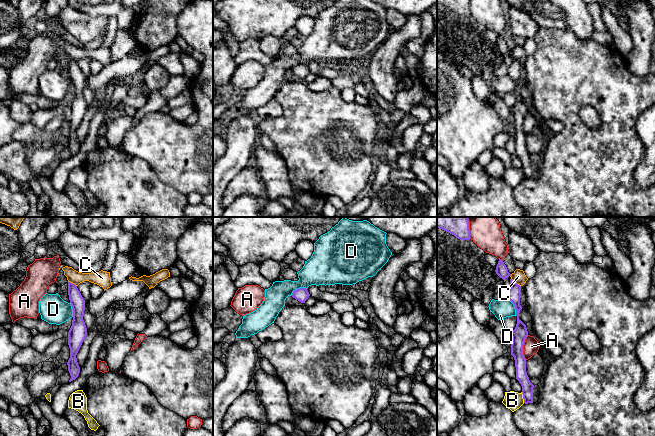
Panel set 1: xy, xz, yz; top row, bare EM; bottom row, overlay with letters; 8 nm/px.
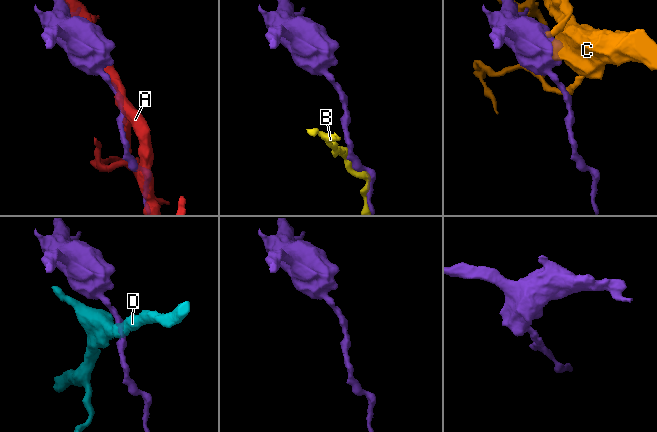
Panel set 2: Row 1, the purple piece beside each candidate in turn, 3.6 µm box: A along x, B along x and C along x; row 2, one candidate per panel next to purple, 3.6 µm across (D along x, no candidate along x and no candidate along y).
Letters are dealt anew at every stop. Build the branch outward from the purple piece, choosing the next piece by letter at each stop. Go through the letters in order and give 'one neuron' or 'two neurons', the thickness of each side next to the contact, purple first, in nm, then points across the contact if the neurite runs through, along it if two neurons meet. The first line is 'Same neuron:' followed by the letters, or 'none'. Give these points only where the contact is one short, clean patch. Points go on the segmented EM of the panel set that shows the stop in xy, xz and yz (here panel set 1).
Same neuron: none
A: two neurons; calibres 120 and 130 nm
B: two neurons; calibres 100 and 150 nm
C: two neurons; calibres 110 and 100 nm
D: two neurons; calibres 120 and 150 nm; border yz (506, 297), (513, 304), (516, 315)

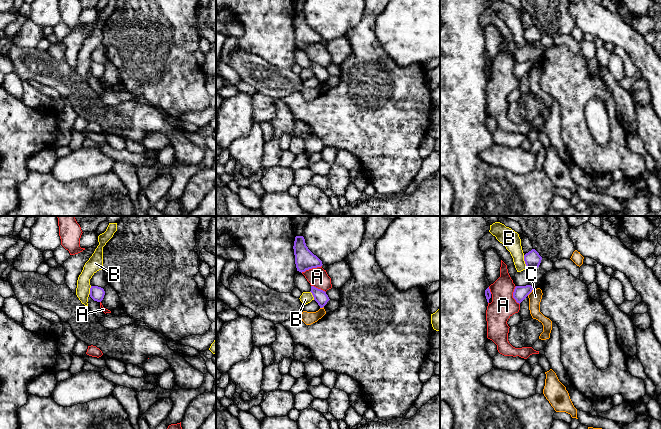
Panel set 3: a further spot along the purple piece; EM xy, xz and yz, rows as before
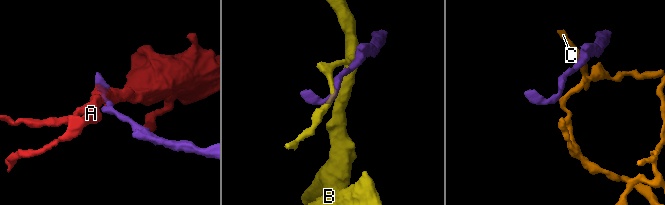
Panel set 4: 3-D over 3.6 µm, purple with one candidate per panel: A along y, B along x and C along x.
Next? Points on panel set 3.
Same neuron: none
A: two neurons; calibres 160 and 160 nm
B: two neurons; calibres 130 and 150 nm
C: two neurons; calibres 110 and 100 nm; border yz (533, 288), (527, 295)

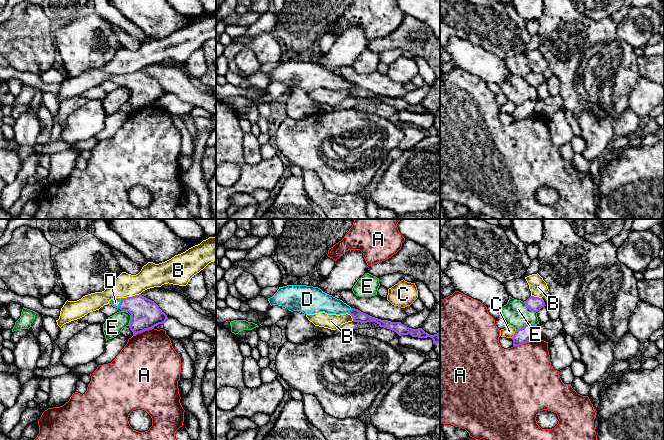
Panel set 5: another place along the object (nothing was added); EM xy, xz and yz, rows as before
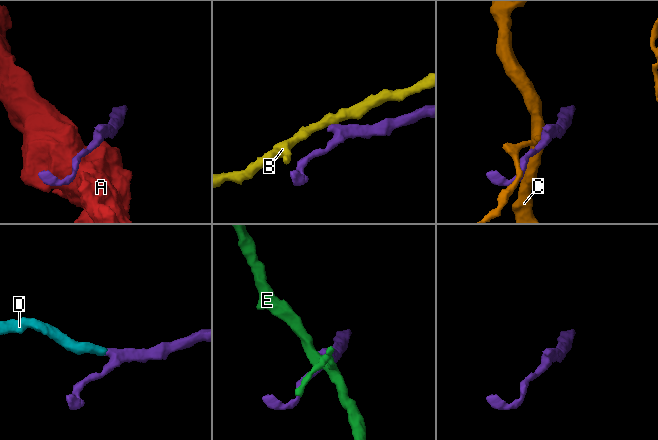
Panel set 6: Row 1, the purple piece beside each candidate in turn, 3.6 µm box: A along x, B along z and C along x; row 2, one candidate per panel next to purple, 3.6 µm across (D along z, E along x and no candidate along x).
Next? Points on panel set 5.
Same neuron: D
A: two neurons; calibres 130 and 480 nm
B: two neurons; calibres 240 and 190 nm; border xy (140, 293), (121, 298)
C: two neurons; calibres 130 and 90 nm
D: one neuron; calibres 240 and 70 nm; way xy (145, 314), (136, 305), (120, 303), (115, 302)
E: two neurons; calibres 130 and 200 nm; border yz (536, 324), (525, 324), (516, 330)

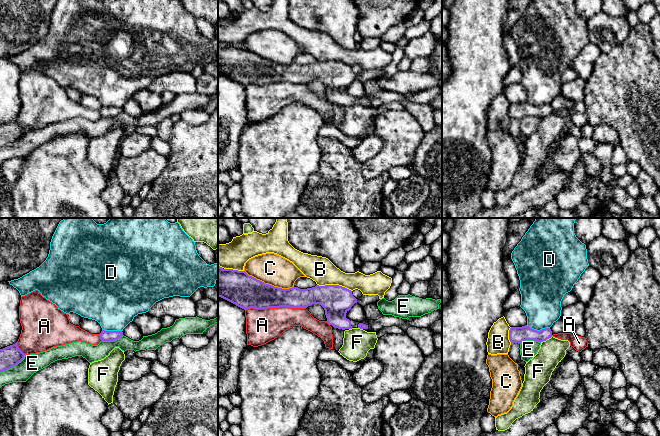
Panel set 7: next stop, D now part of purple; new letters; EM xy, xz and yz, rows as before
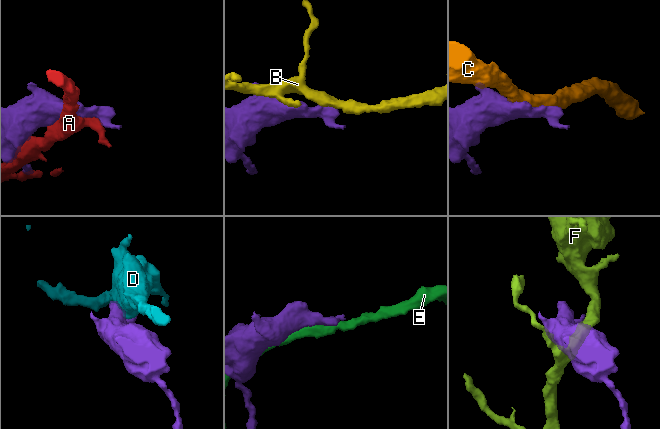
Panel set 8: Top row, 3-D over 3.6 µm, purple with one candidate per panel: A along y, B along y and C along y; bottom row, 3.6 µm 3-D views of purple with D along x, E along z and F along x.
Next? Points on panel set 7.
Same neuron: none
A: two neurons; calibres 260 and 280 nm
B: two neurons; calibres 240 and 220 nm
C: two neurons; calibres 260 and 240 nm
D: two neurons; calibres 130 and 320 nm; border yz (526, 325), (537, 330), (549, 328)
E: two neurons; calibres 170 and 150 nm
F: two neurons; calibres 130 and 220 nm; border yz (552, 336), (540, 342)

